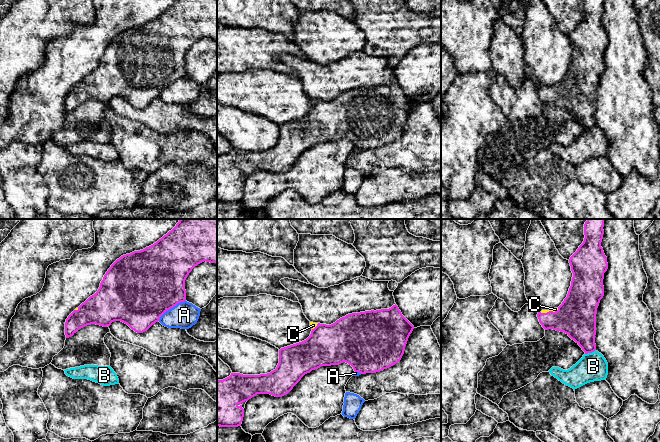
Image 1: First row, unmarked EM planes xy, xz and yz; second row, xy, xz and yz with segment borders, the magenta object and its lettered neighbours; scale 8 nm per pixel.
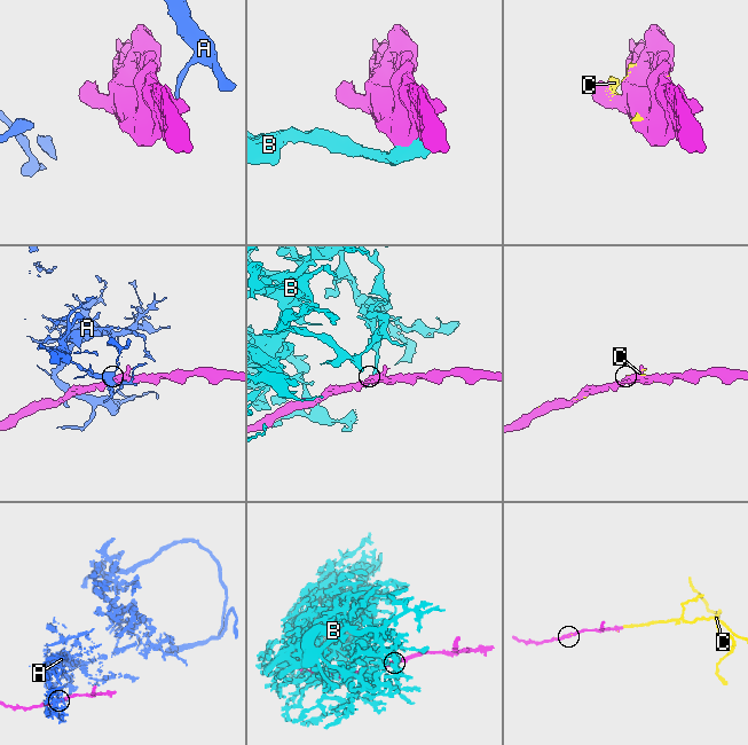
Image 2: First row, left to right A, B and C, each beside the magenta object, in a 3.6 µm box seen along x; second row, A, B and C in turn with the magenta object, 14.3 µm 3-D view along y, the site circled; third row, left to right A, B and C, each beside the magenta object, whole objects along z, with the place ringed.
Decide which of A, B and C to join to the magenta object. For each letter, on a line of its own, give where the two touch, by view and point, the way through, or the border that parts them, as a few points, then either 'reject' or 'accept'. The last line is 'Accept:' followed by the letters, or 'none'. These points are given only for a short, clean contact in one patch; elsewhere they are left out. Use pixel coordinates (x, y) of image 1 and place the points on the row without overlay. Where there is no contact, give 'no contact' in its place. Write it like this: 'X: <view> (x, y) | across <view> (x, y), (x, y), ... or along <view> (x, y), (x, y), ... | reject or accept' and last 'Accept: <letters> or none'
A: xy (171, 83) | reject
B: yz (590, 128) | along yz (595, 125), (585, 130) | reject
C: yz (549, 87) | accept
Accept: C

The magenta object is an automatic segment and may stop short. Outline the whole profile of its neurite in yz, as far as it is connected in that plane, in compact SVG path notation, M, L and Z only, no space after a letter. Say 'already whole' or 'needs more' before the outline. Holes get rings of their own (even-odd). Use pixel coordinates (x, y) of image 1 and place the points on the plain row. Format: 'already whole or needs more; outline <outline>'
needs more; outline M584 0L584 17L569 35L573 53L567 73L558 84L542 86L537 90L545 106L553 105L566 109L585 130L596 126L596 90L600 76L604 72L603 55L608 45L607 33L601 23L603 3L604 0Z

